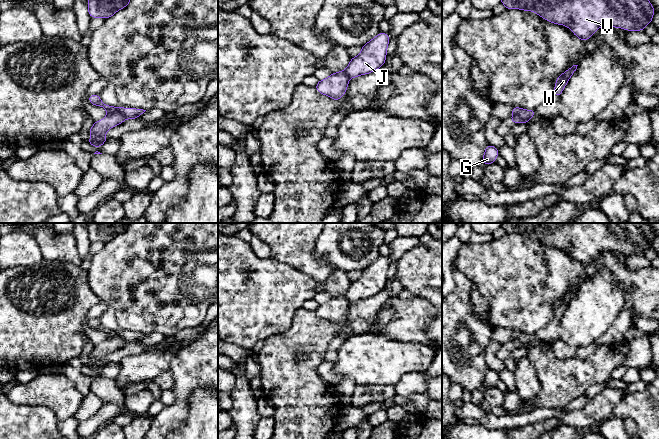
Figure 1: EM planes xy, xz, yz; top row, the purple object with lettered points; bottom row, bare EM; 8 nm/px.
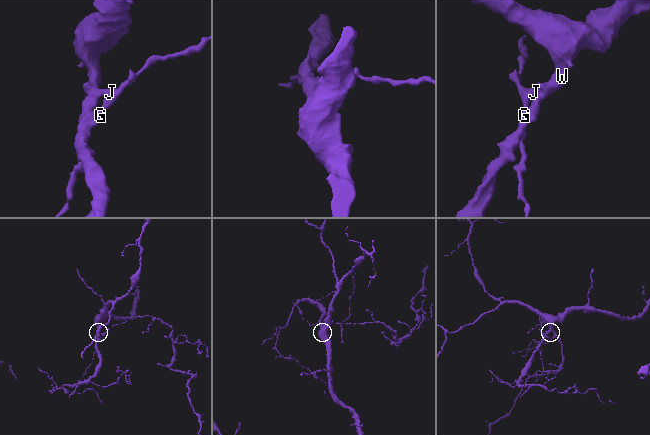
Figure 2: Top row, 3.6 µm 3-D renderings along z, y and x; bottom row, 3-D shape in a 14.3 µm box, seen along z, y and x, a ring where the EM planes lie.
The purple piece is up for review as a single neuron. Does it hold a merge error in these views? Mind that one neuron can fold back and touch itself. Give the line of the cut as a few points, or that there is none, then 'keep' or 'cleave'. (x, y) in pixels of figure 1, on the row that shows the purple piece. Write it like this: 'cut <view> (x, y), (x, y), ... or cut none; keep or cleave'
cut yz (519, 108), (519, 111), (511, 119); cleave

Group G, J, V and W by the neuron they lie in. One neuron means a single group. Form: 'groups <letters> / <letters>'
groups G J / V W

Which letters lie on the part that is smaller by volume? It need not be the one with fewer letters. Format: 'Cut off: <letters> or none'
Cut off: G, J

